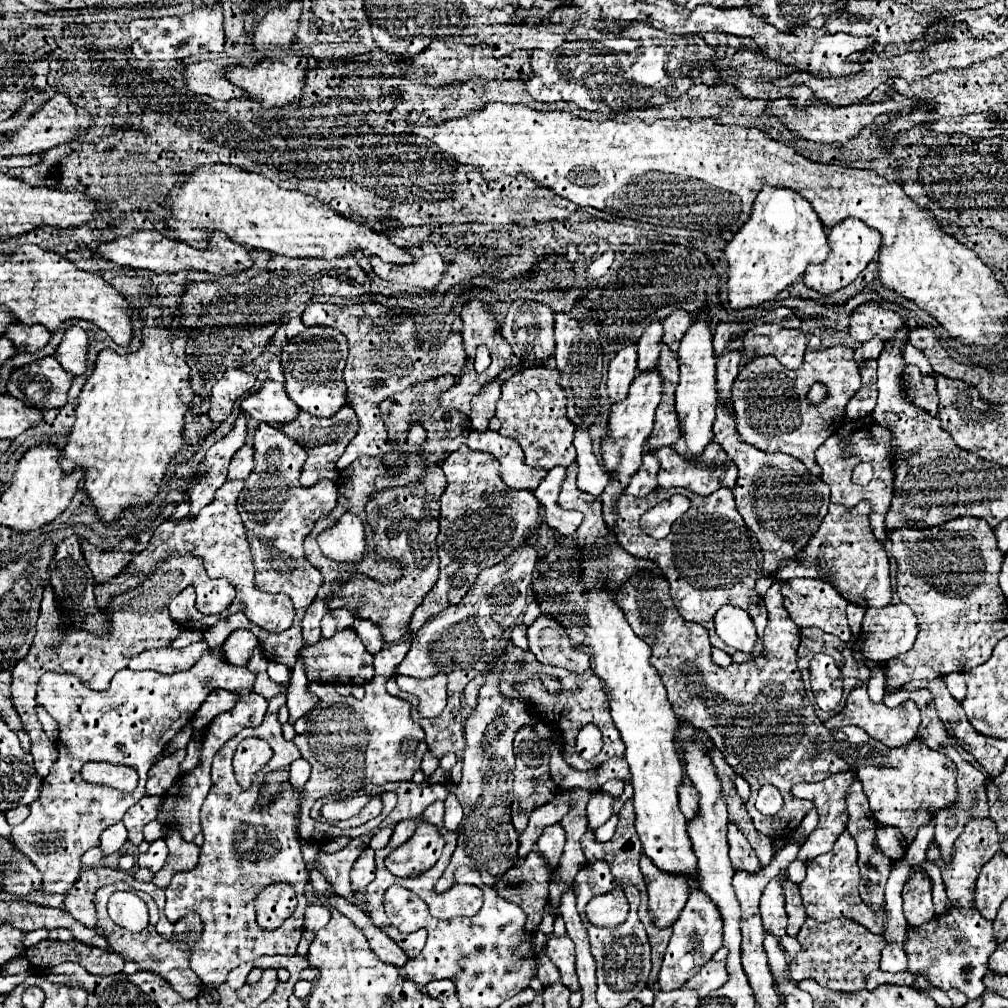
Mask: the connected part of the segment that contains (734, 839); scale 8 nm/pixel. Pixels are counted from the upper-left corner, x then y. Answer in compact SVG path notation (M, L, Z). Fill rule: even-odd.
M731 826L731 830L727 832L727 838L731 842L731 864L735 870L743 870L747 874L757 874L757 870L761 870L761 864L757 862L757 854L755 850L749 846L747 838L737 830L737 826Z

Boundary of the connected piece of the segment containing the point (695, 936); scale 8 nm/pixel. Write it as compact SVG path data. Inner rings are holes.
M691 888L685 908L681 910L677 922L673 922L673 936L669 940L667 952L663 956L663 966L657 978L659 990L681 988L691 976L697 974L701 964L705 964L721 948L721 926L721 916L717 912L717 906L711 902L709 894L699 888Z

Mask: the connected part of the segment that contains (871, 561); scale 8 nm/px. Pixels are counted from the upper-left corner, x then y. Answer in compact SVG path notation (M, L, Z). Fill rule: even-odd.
M859 502L853 508L829 504L829 512L825 520L821 522L817 534L809 540L809 544L801 552L801 564L787 564L775 572L775 578L791 580L791 578L821 578L817 568L829 568L833 586L839 590L839 594L861 608L883 608L891 604L891 580L889 580L889 558L885 554L885 548L881 542L875 540L871 526L869 526L869 514L871 514L869 502Z

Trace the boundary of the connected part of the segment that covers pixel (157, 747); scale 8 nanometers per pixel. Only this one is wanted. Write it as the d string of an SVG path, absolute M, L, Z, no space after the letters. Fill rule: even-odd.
M207 650L197 666L191 666L189 670L177 672L177 674L159 674L159 672L133 672L129 668L119 670L113 676L113 682L109 684L109 690L89 690L85 682L81 682L75 674L57 674L57 672L45 672L41 676L41 682L37 684L37 702L57 720L59 724L59 758L51 766L51 772L43 780L43 788L39 798L31 804L31 814L27 820L23 820L19 826L13 828L11 838L17 842L19 850L23 850L31 862L37 866L37 870L43 876L41 890L45 894L65 894L73 886L73 882L79 878L81 870L81 856L99 844L101 832L119 822L127 808L131 808L137 800L145 796L145 782L147 772L153 766L153 760L163 752L165 744L193 718L193 714L199 710L199 706L205 702L207 694L215 688L235 690L241 694L251 692L255 674L247 668L235 668L227 662L213 656L213 650ZM87 760L107 760L113 764L129 764L139 774L139 786L135 792L121 794L119 790L113 790L109 786L91 786L81 776L79 770Z

